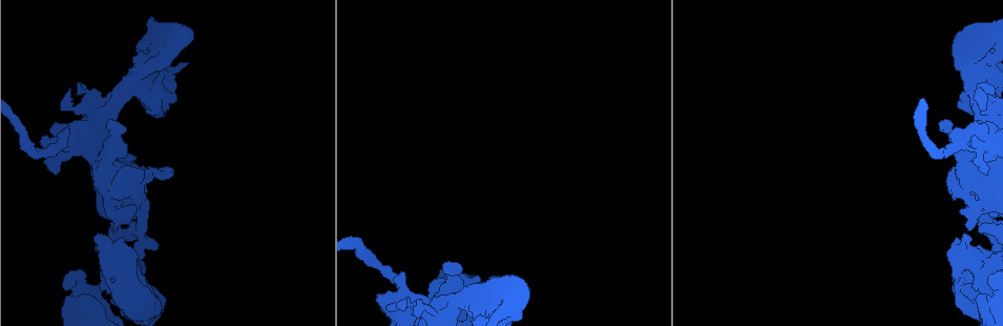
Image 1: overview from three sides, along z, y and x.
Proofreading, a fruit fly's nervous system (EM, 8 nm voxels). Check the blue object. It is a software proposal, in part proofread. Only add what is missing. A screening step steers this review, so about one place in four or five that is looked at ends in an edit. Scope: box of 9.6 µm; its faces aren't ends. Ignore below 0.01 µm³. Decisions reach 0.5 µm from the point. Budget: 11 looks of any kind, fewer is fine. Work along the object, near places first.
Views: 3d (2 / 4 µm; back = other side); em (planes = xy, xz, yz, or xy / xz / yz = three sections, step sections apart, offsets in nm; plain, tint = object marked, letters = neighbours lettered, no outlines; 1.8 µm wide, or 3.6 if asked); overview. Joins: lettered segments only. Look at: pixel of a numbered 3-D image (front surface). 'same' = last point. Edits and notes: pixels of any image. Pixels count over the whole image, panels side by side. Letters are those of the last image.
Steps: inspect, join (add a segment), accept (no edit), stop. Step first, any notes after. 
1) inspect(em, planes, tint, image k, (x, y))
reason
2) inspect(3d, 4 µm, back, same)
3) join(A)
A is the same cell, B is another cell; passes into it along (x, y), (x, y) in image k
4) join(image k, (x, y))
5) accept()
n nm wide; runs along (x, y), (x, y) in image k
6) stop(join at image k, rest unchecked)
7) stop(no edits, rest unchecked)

inspect(3d, 4 µm, image 1, (110, 123))
free end

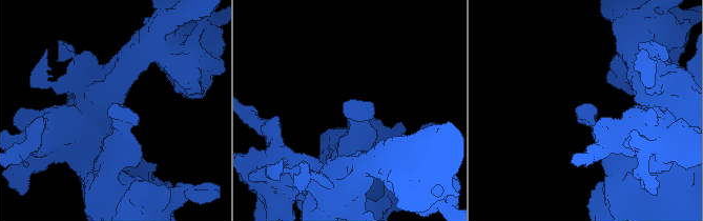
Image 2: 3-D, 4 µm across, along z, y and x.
inspect(em, planes, letters, image 2, (577, 110))
shape alone is not enough

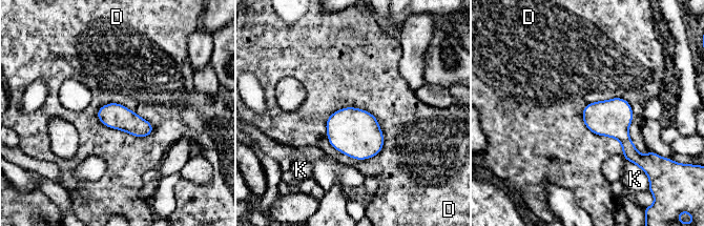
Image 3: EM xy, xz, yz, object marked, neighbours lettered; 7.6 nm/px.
accept()
D and K are other cells; border along (327, 118), (342, 152), (381, 150) in image 3; none of them fits

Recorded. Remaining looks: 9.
inspect(3d, 4 µm, image 1, (57, 166))
sudden change in width

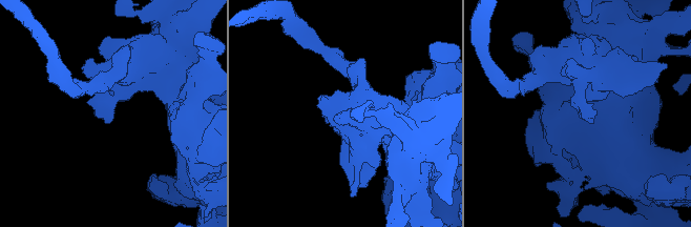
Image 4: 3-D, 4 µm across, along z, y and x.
inspect(em, planes, tint, image 4, (583, 107))
now the EM

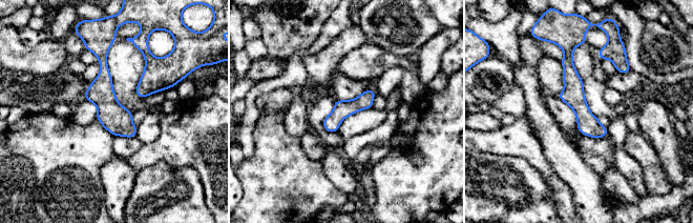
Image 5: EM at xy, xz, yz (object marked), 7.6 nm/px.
inspect(em, planes, letters, same)

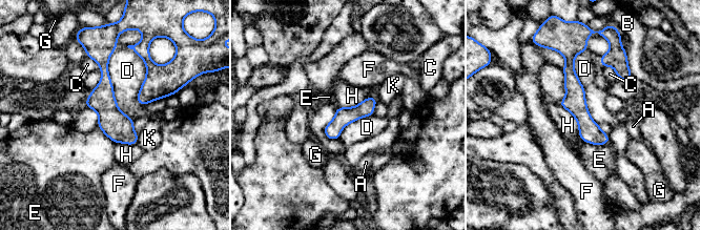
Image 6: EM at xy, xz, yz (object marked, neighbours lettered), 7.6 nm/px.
accept()
140 nm wide; A, B, C, D, E, F, G, H and K are other cells; border along (580, 51), (574, 71), (599, 126) in image 6; none of them fits

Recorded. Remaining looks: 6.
inspect(em, xz, step 8, tint, image 1, (142, 230))

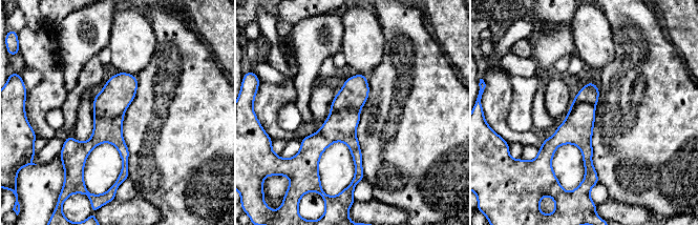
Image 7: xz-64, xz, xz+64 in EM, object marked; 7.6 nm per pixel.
inspect(em, planes, letters, same)

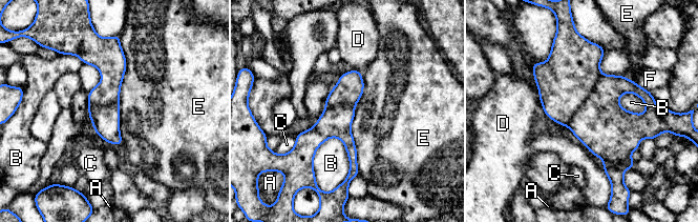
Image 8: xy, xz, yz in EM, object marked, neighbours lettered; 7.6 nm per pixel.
accept()
A, B, C, D, E and F are other cells; border along (119, 38), (123, 144) in image 8; no lettered segment goes on from it

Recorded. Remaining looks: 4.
inspect(em, planes, letters, image 1, (79, 84))
branch stops here

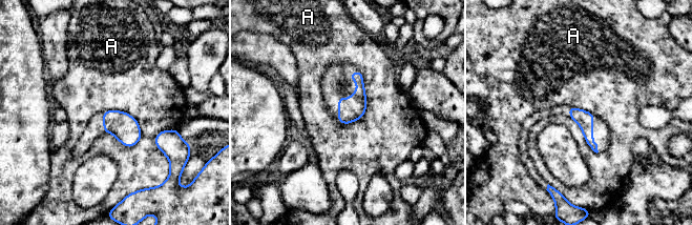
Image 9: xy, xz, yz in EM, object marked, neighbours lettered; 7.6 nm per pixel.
accept()
A touches over 440 nm; A is another cell; runs along (571, 109), (586, 124), (594, 147) in image 9; none of them fits

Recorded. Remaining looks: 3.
inspect(3d, 2 µm, back, image 1, (132, 164))
free end

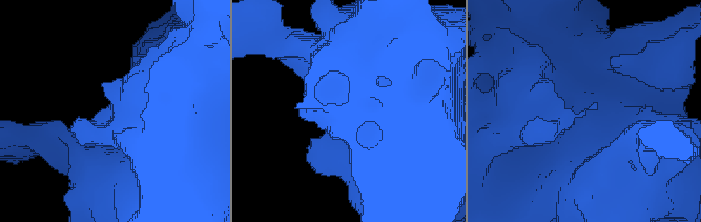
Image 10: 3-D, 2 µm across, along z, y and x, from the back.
inspect(em, xy, step 16, tint, image 10, (593, 102))

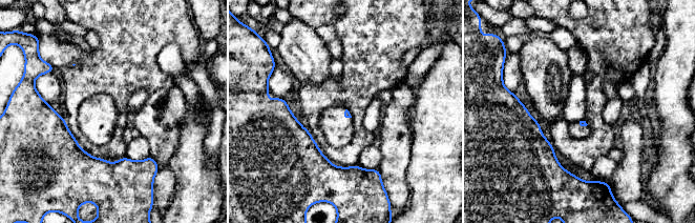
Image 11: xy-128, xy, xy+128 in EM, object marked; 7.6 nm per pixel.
inspect(em, planes, letters, same)

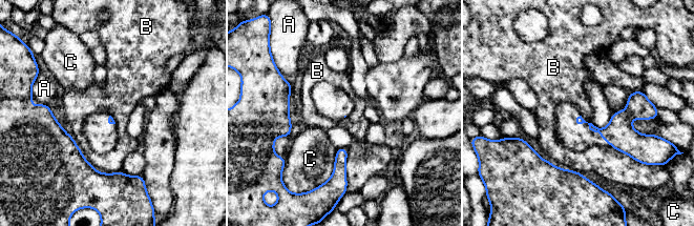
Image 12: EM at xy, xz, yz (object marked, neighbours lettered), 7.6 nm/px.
accept()
A, B and C are other cells; border along (71, 137), (83, 157), (95, 168) in image 12; no lettered segment goes on from it

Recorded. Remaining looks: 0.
stop(no edits, rest unchecked)

